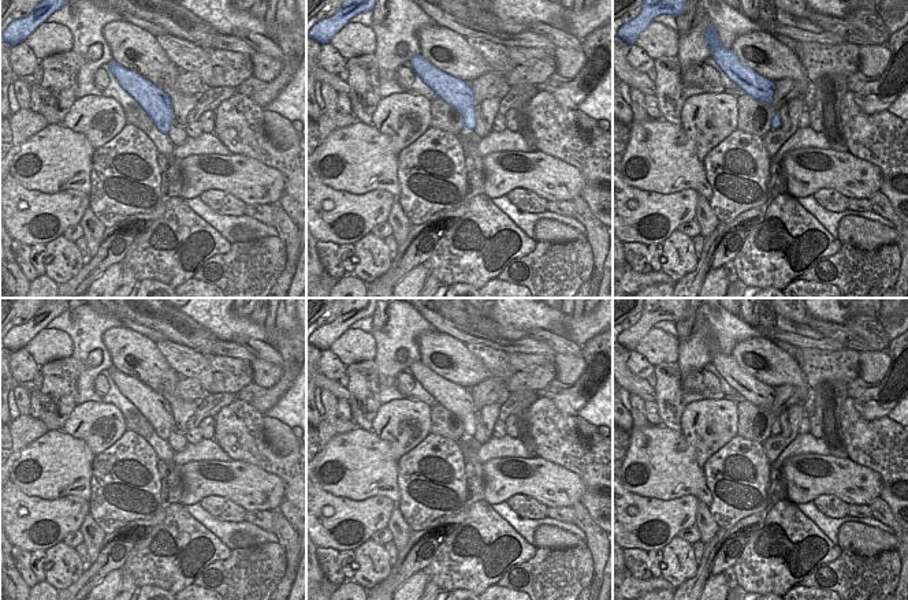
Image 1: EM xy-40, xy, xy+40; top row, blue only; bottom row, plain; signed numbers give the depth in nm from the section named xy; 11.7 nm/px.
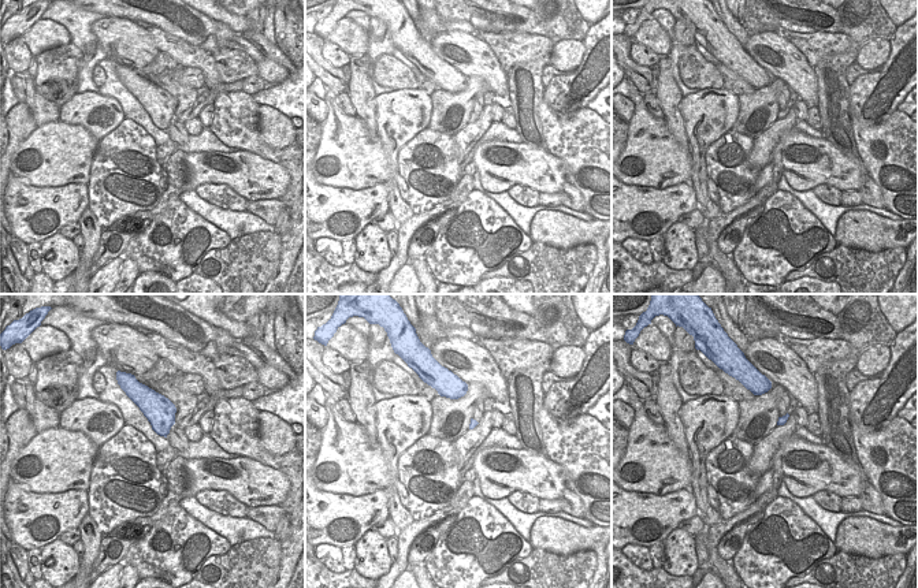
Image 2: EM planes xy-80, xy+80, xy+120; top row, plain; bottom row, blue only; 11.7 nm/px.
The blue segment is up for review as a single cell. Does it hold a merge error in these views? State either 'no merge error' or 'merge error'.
no merge error

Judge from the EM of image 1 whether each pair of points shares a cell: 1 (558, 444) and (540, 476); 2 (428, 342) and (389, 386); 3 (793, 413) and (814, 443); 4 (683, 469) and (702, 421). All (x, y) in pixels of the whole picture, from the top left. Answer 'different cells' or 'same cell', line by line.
1: different cells
2: different cells
3: different cells
4: different cells

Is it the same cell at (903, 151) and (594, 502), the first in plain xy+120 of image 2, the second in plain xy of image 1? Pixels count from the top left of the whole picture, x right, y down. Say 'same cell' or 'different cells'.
same cell

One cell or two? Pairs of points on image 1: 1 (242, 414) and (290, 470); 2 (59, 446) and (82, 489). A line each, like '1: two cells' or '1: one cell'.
1: one cell
2: one cell

